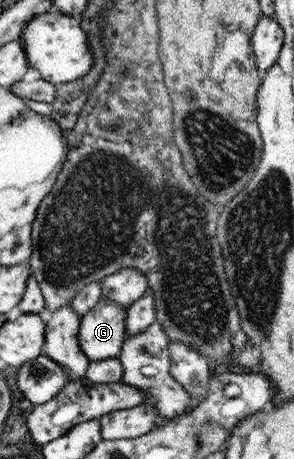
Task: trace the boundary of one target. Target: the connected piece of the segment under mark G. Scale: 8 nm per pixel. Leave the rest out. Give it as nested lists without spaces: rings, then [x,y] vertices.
[[[101,299],[81,317],[79,343],[90,361],[103,361],[122,353],[127,339],[126,307]]]

